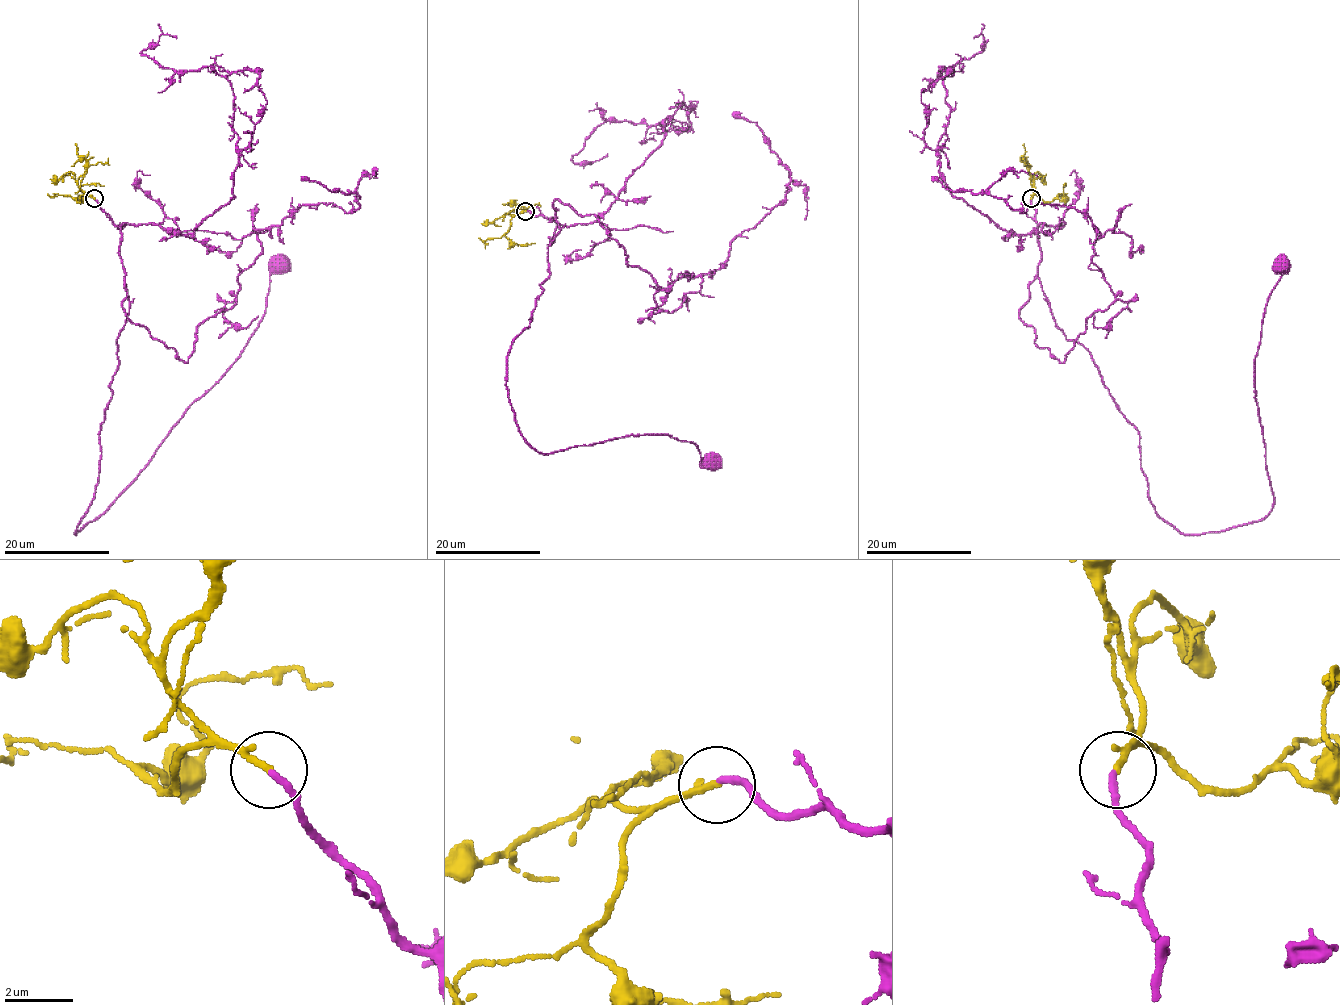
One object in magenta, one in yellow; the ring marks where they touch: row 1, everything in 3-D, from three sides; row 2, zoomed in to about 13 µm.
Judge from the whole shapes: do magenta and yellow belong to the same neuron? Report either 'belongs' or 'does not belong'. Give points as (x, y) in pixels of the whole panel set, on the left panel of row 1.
belongs

